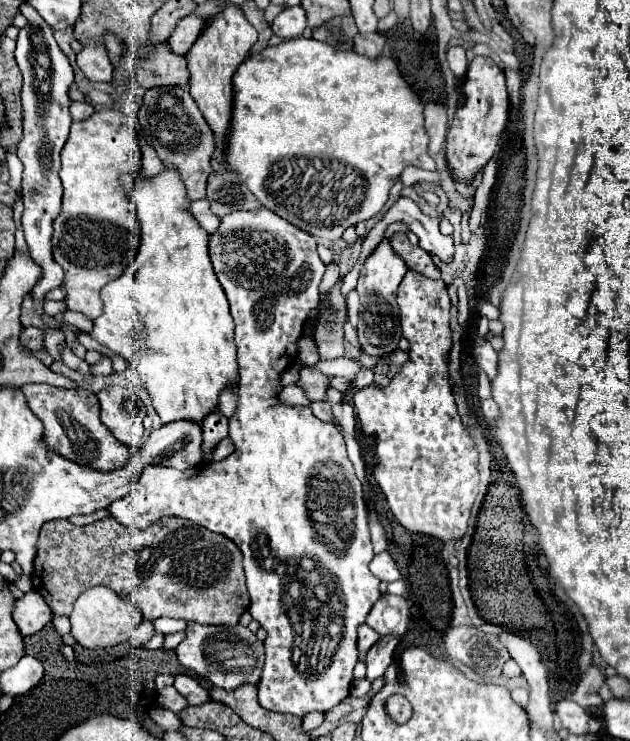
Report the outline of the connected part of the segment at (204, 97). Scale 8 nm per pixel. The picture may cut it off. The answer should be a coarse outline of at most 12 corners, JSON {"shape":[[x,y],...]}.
{"shape":[[239,6],[209,18],[187,52],[193,96],[219,154],[233,74],[257,42]]}

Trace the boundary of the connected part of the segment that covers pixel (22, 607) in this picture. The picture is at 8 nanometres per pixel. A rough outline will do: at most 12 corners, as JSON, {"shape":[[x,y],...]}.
{"shape":[[37,590],[17,600],[13,620],[23,636],[51,622]]}

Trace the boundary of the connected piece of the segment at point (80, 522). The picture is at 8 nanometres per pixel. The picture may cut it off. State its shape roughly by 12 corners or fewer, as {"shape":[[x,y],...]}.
{"shape":[[107,510],[87,514],[87,516],[71,516],[69,522],[77,526],[97,522],[109,516]]}

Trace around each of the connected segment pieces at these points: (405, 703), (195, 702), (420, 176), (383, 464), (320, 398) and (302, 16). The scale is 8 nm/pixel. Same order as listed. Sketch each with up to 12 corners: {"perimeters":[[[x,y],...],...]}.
{"perimeters":[[[405,696],[387,700],[391,720],[407,722],[411,718],[411,704]],[[177,676],[173,686],[189,706],[211,700],[191,676]],[[415,166],[401,174],[403,186],[413,186],[419,180],[439,182],[437,172],[423,172]],[[443,280],[399,286],[409,360],[353,394],[411,532],[467,530],[477,448],[449,384]],[[303,368],[301,386],[309,400],[325,402],[329,376]],[[301,6],[285,8],[271,24],[285,40],[299,38],[307,26]]]}

